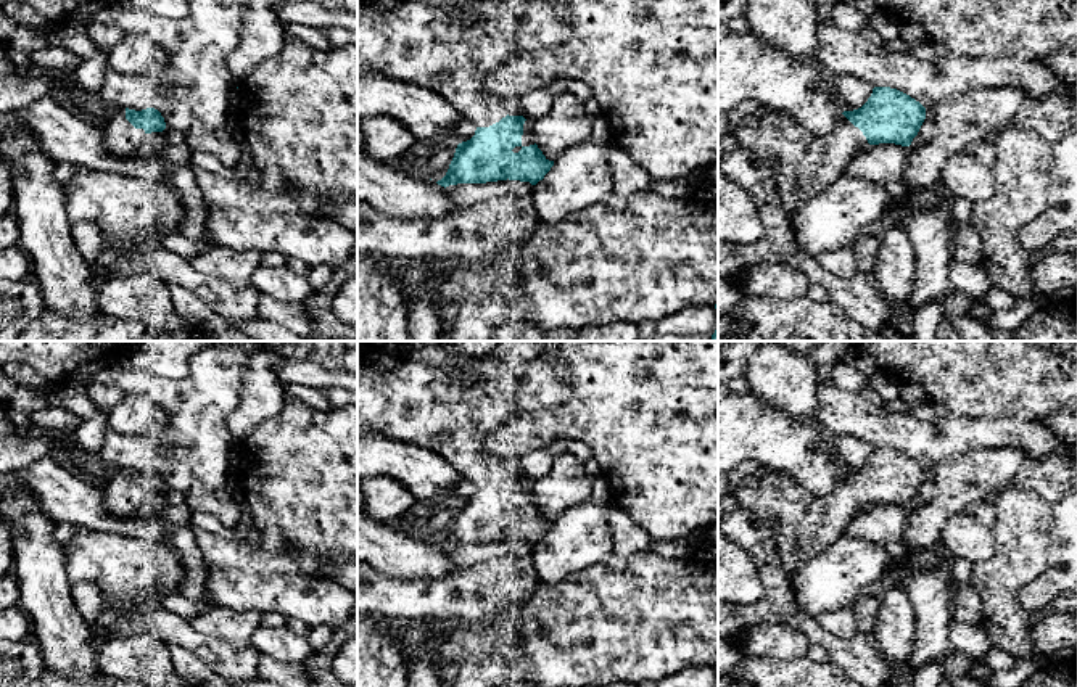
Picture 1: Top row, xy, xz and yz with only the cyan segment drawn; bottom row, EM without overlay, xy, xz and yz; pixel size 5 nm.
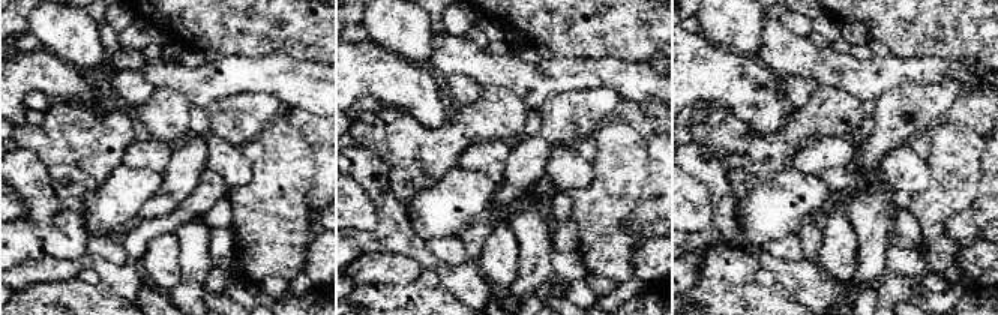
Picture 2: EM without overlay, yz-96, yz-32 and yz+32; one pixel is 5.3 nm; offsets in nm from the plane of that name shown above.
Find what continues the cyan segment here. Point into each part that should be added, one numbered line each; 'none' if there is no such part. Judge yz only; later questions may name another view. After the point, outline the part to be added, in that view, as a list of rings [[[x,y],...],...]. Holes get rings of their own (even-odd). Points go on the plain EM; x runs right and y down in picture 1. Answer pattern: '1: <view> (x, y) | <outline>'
1: yz (802, 523) | [[[771,468],[763,470],[758,486],[741,484],[736,500],[773,533],[778,557],[789,574],[845,534],[852,518],[869,505],[844,475],[831,494],[815,496]]]

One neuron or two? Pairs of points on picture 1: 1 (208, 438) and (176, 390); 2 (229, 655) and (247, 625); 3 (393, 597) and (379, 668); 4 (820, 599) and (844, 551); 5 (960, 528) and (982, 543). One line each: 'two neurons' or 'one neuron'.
1: one neuron
2: two neurons
3: two neurons
4: one neuron
5: one neuron

